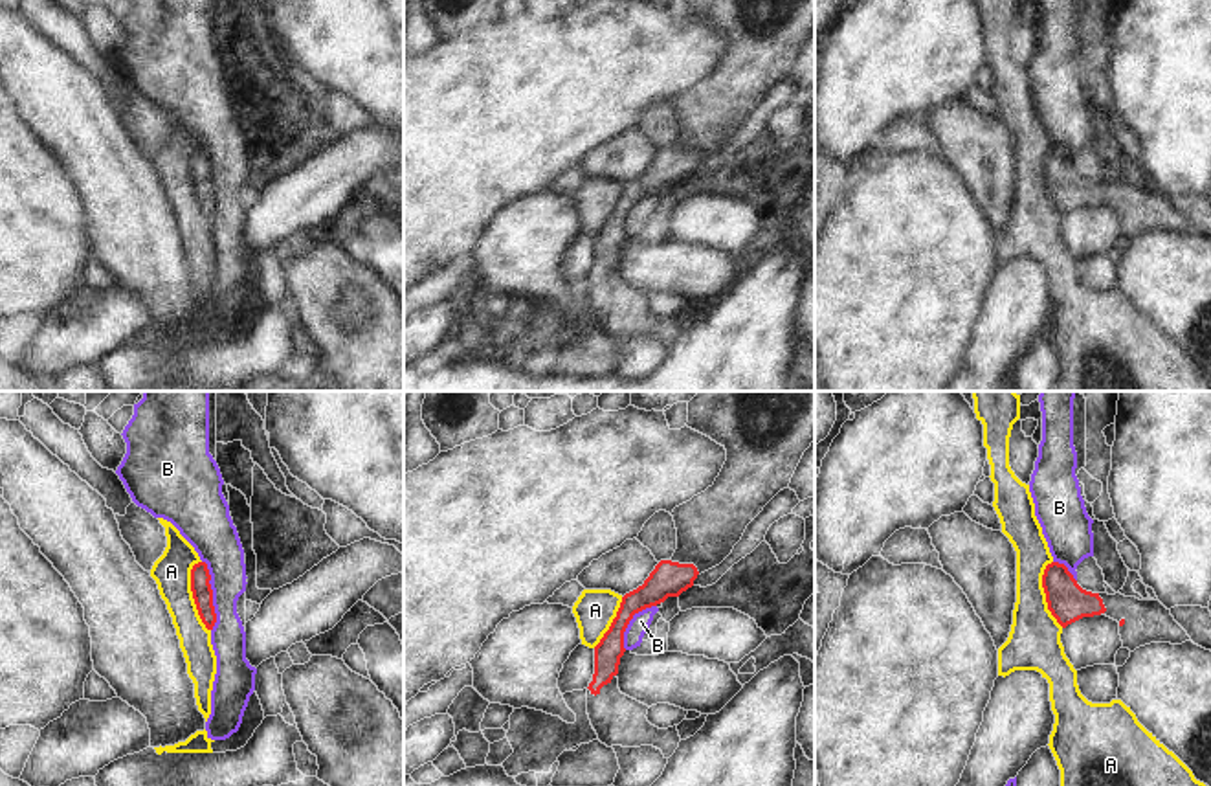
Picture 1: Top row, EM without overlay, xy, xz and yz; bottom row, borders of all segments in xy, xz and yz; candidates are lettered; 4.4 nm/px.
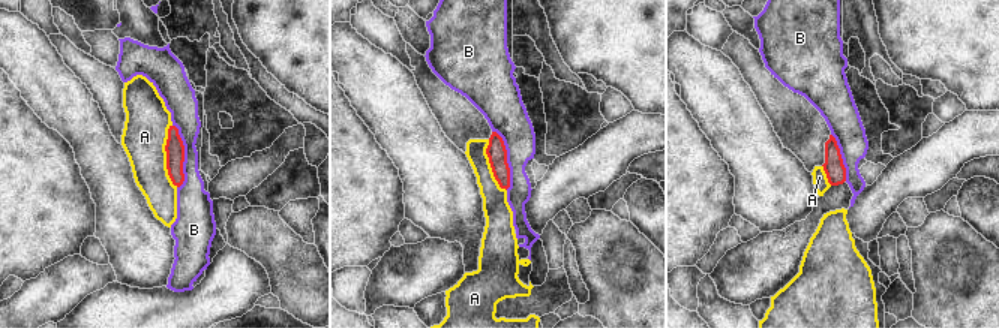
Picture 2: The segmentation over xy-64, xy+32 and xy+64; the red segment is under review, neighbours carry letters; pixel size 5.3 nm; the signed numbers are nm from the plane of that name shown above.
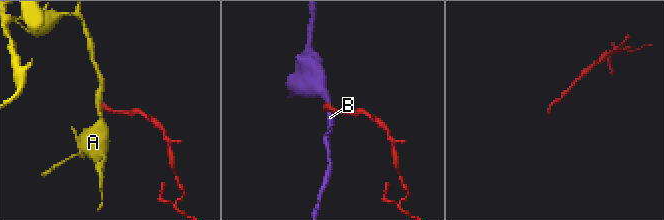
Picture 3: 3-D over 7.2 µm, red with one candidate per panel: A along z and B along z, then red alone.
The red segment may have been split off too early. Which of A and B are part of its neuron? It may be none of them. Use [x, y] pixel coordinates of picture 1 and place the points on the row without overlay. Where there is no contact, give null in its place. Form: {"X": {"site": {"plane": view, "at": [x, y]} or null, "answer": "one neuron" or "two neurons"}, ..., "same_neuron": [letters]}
{"A": {"site": {"plane": "xy", "at": [193, 184]}, "answer": "two neurons"}, "B": {"site": {"plane": "xy", "at": [211, 184]}, "answer": "two neurons"}, "same_neuron": []}

